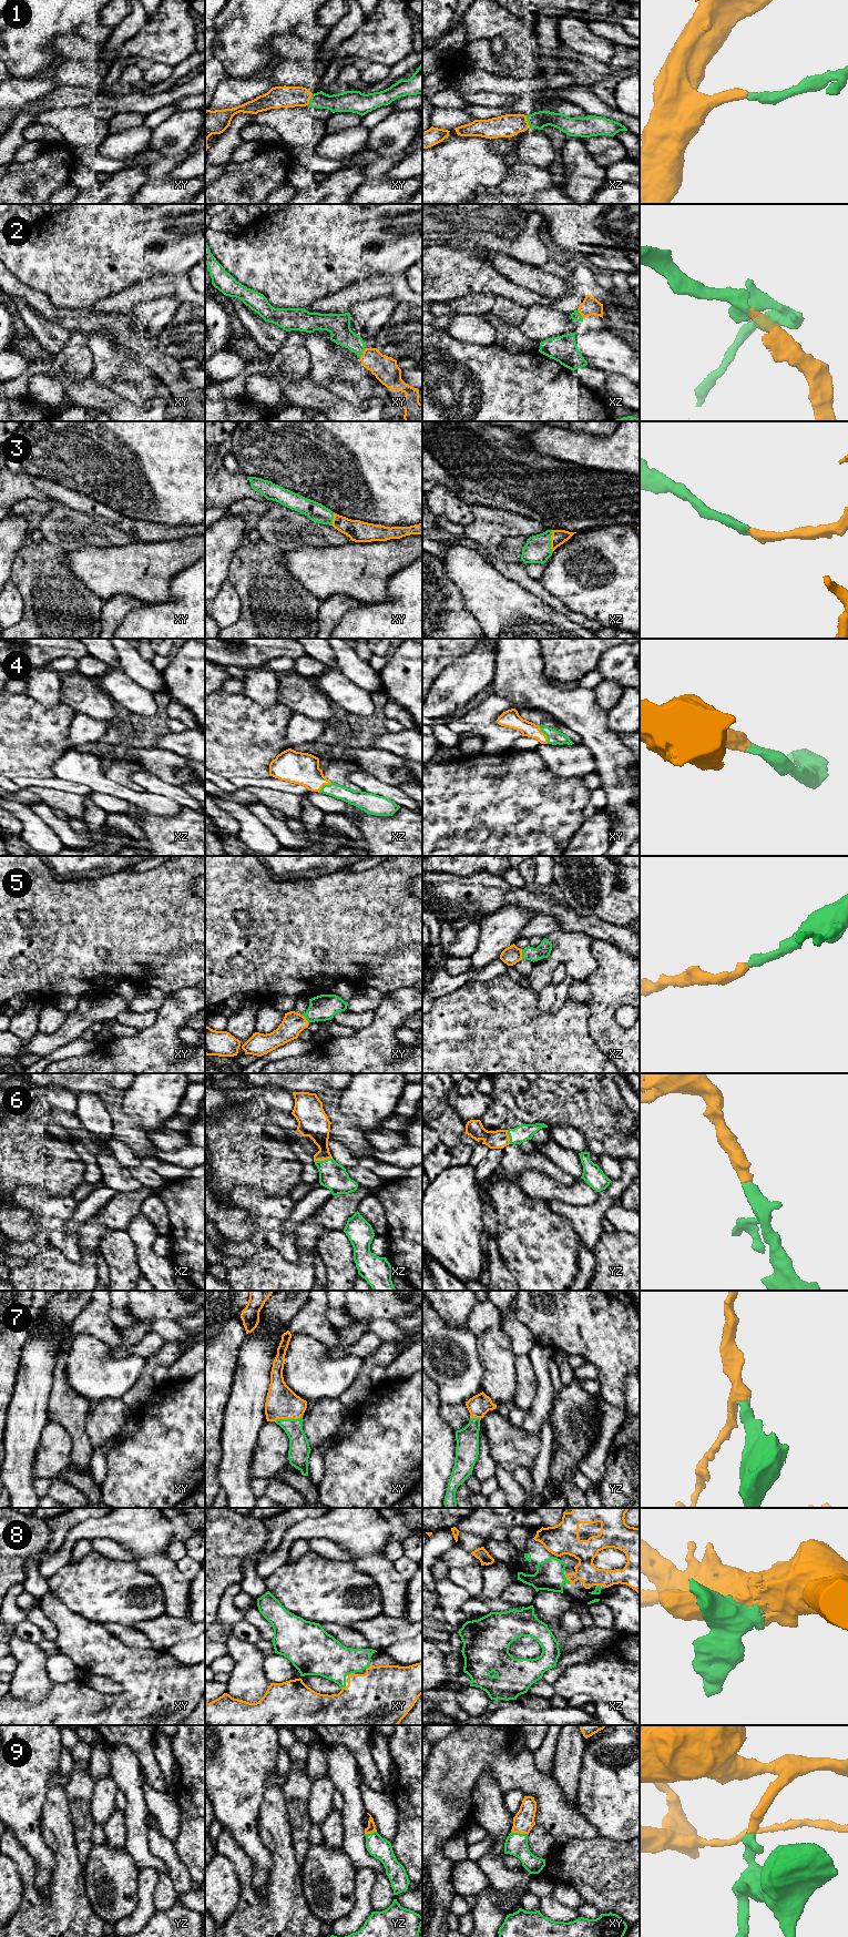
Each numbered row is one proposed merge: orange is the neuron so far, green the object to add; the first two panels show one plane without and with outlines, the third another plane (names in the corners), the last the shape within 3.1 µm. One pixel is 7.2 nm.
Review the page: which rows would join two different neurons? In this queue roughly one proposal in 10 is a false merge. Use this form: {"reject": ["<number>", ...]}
{"reject": []}

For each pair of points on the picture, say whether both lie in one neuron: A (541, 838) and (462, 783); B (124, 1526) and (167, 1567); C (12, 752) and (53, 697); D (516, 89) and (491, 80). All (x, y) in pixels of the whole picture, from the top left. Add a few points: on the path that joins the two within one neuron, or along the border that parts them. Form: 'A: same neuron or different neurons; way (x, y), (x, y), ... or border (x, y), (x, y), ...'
A: same neuron; way (521, 828), (507, 827), (482, 803)
B: same neuron; way (135, 1537), (156, 1558)
C: different neurons; border (26, 693), (48, 706), (61, 704)
D: same neuron; way (510, 87), (497, 84)

